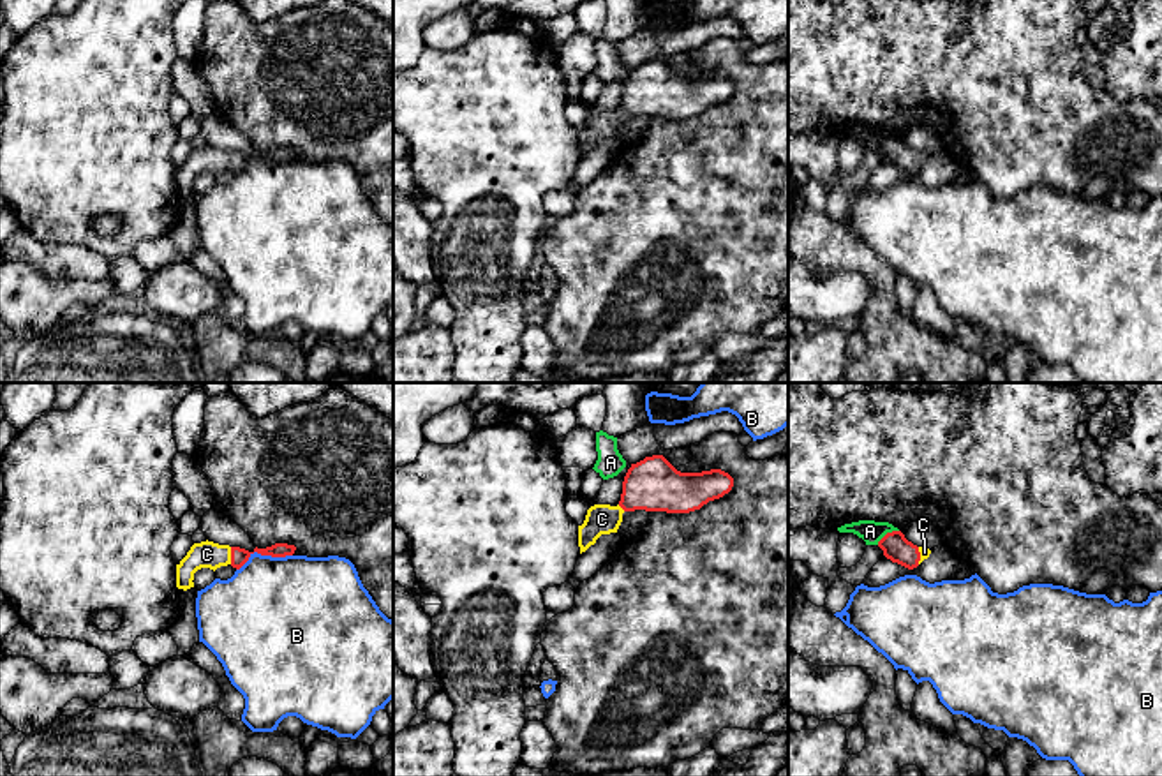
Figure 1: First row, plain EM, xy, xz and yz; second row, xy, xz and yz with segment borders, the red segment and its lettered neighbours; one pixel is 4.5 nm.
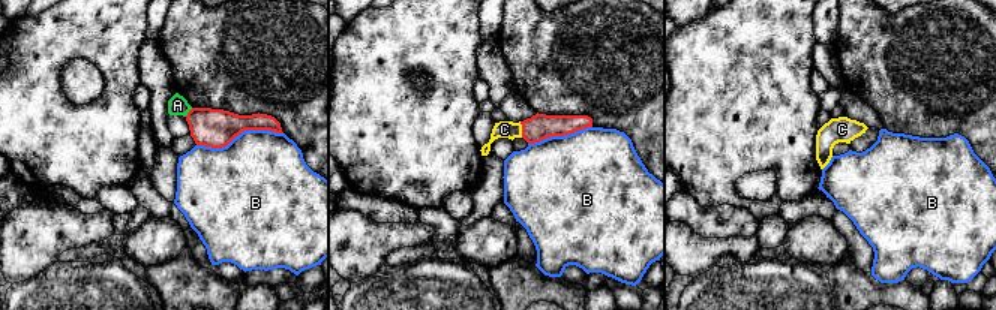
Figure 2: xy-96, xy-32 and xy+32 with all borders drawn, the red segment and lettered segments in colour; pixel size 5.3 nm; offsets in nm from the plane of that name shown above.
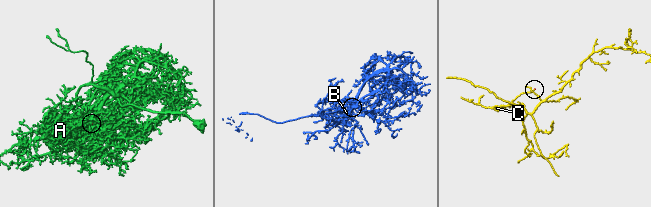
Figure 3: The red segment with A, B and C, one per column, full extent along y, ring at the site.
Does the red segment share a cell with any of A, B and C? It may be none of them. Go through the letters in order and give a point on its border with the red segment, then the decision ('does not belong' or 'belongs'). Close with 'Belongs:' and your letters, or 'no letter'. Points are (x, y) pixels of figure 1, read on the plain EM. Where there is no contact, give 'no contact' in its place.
A: yz (887, 138) | does not belong
B: xy (263, 159) | does not belong
C: xy (231, 161) | belongs
Belongs: C

